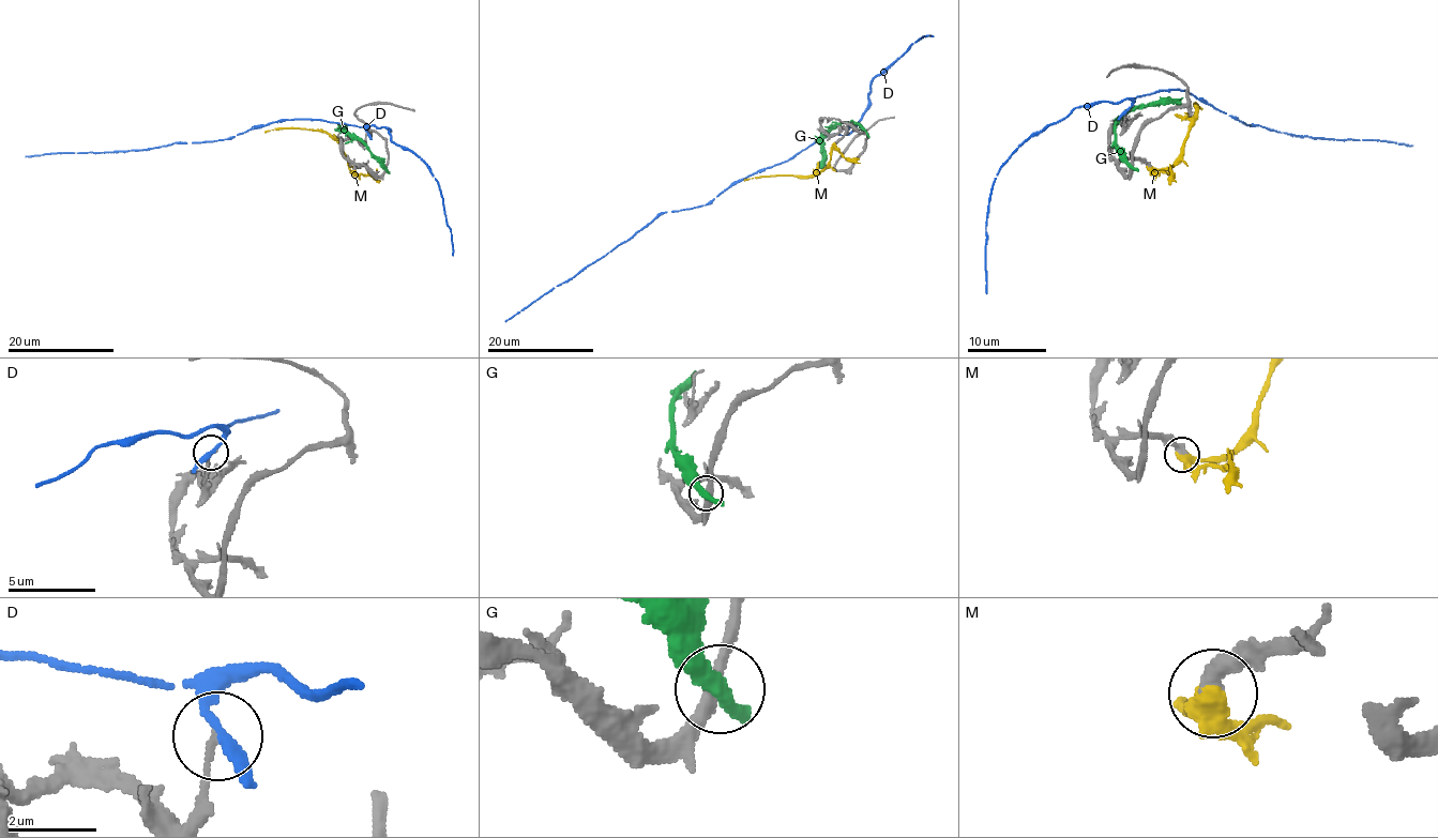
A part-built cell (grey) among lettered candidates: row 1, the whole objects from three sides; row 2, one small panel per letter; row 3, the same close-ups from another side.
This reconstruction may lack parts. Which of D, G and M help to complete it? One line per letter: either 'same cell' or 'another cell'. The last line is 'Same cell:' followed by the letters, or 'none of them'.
D: another cell
G: another cell
M: same cell
Same cell: M

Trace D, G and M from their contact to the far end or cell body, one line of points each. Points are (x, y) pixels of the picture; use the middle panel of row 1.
D: (846, 130), (844, 135), (822, 137), (788, 160), (732, 182), (707, 203), (660, 213), (609, 253), (504, 321)
G: (866, 132), (857, 124), (841, 123), (822, 138), (823, 161), (817, 168)
M: (834, 146), (829, 164), (821, 171), (744, 180)

